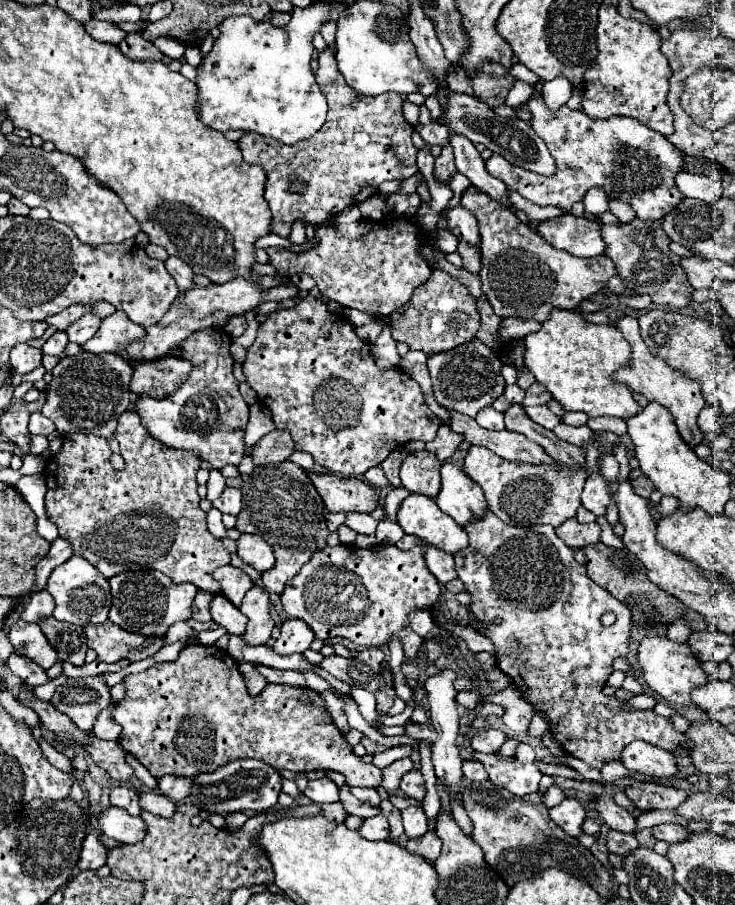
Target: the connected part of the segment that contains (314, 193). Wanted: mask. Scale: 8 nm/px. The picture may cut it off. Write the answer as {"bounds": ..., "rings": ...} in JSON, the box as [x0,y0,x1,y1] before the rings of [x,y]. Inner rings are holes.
{"bounds":[237,48,417,238],"rings":[[[325,48],[317,60],[319,60],[319,70],[315,72],[315,78],[317,78],[317,84],[329,104],[327,122],[323,124],[323,128],[315,136],[301,140],[299,144],[293,144],[293,146],[279,144],[277,140],[267,140],[265,136],[255,136],[255,132],[247,132],[237,140],[243,160],[247,164],[261,166],[267,174],[265,200],[269,202],[269,208],[273,212],[273,232],[283,238],[289,236],[291,224],[297,218],[303,218],[303,222],[313,222],[313,224],[321,222],[321,220],[329,220],[331,216],[339,214],[343,208],[357,206],[365,198],[373,196],[381,182],[405,180],[405,178],[417,174],[417,148],[411,142],[413,128],[403,118],[401,96],[395,92],[387,92],[383,96],[363,96],[363,94],[355,92],[353,88],[349,88],[341,76],[341,72],[337,70],[335,54],[329,48]],[[293,180],[303,180],[307,190],[303,194],[291,192],[289,184]]]}

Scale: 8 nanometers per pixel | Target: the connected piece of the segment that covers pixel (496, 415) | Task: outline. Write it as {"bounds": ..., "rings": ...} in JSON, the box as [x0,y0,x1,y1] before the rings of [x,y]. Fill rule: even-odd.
{"bounds":[475,406,505,430],"rings":[[[491,406],[483,408],[477,416],[475,416],[475,422],[481,426],[481,428],[487,428],[487,430],[503,430],[505,424],[503,424],[503,414],[493,410]]]}

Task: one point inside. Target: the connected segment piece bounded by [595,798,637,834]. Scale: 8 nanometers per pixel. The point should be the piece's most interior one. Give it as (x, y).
(615, 817)

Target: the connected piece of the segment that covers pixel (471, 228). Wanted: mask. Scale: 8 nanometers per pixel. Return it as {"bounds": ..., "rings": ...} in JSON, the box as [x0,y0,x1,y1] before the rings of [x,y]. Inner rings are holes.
{"bounds":[447,204,481,246],"rings":[[[461,204],[449,208],[449,210],[447,210],[447,222],[449,222],[451,232],[453,232],[457,238],[469,240],[473,246],[479,246],[481,238],[479,238],[477,218],[475,218],[467,208],[463,208]]]}

